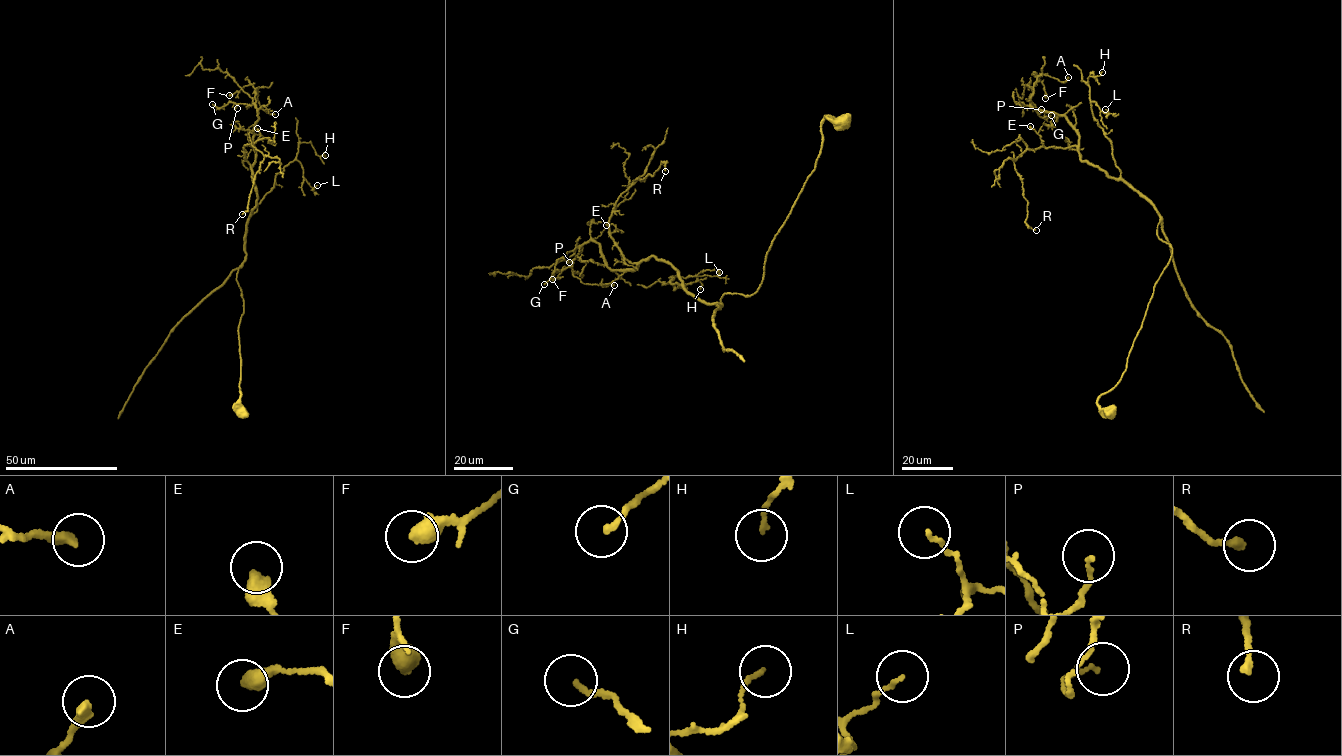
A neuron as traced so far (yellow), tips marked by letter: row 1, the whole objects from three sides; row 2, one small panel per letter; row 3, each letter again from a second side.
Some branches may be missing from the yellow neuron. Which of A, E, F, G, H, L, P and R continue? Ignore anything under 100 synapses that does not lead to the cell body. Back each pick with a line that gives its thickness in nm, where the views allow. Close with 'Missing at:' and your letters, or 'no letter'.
Missing at: no letter

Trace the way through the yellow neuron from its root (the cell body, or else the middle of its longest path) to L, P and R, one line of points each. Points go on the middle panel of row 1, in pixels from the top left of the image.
L: (841, 122), (821, 120), (815, 168), (771, 241), (756, 291), (725, 293), (711, 304), (671, 282), (719, 272)
P: (841, 122), (821, 120), (751, 295), (711, 304), (674, 266), (614, 270), (590, 240), (569, 262)
R: (841, 122), (821, 120), (758, 288), (719, 305), (610, 236), (618, 197), (665, 171)

